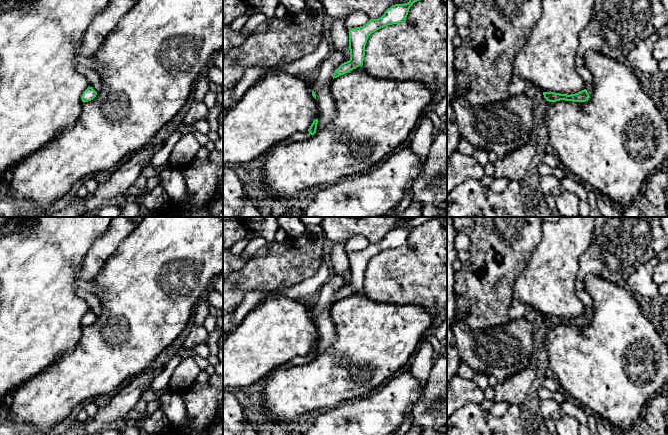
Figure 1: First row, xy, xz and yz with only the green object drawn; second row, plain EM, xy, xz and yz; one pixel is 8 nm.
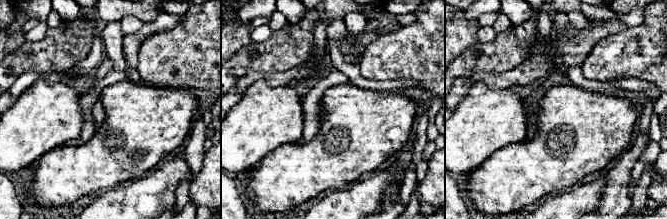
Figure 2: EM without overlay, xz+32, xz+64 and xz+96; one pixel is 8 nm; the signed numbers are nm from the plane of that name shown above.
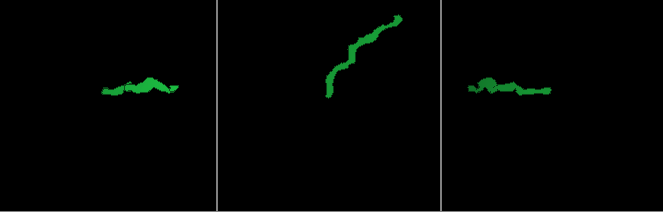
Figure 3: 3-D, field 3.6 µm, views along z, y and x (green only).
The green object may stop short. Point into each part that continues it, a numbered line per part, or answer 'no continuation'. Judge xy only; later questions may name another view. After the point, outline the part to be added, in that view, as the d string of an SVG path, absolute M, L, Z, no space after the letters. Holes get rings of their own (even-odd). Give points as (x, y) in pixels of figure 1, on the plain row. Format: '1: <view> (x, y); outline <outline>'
no continuation

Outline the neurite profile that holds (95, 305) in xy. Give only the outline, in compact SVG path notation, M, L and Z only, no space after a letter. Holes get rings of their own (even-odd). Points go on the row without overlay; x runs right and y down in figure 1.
M78 289L77 294L87 302L90 311L92 311L97 317L102 314L103 305L96 294L89 293L80 289Z

